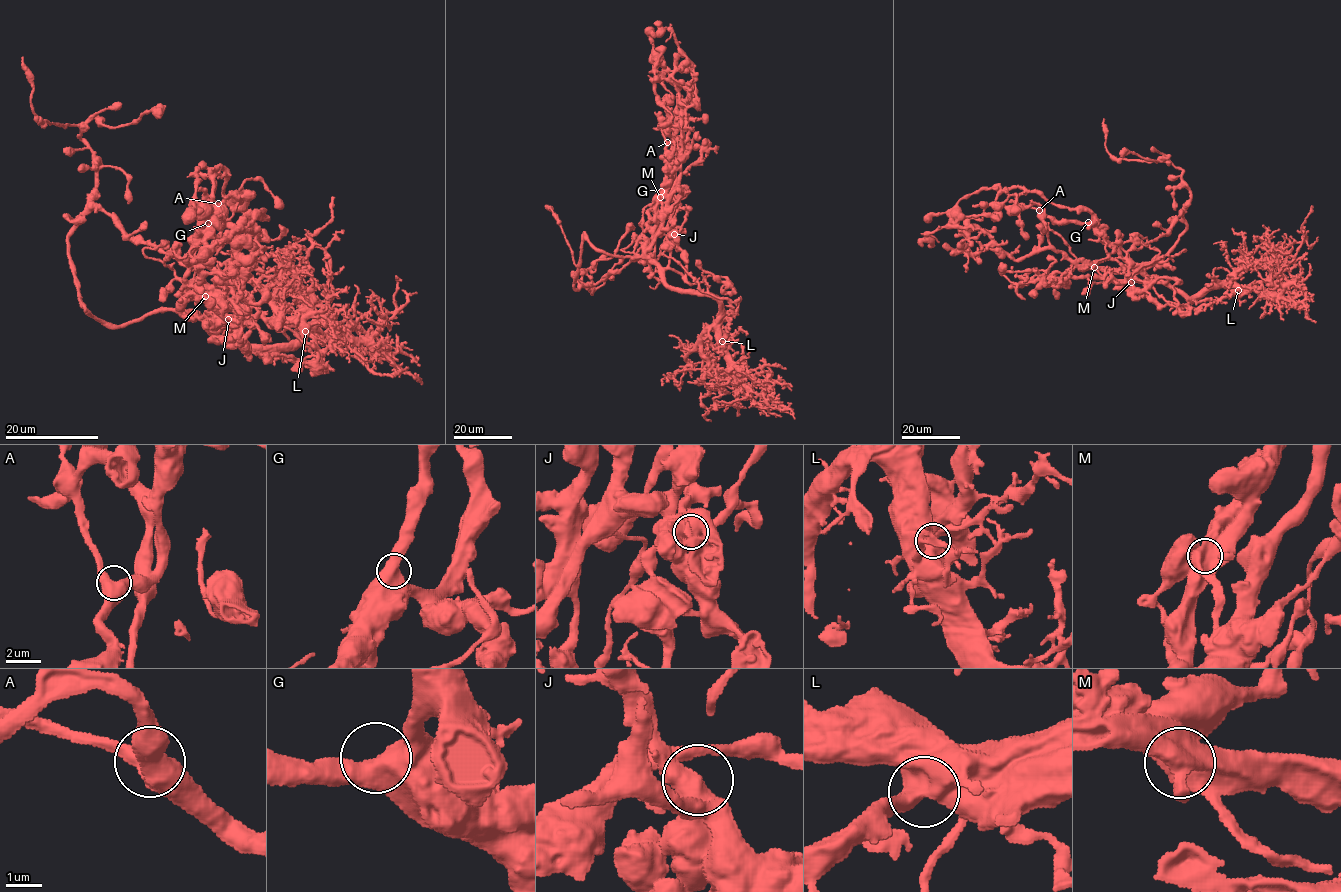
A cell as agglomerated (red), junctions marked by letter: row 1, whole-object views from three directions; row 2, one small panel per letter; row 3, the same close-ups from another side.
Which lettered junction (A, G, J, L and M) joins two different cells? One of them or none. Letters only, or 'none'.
none

